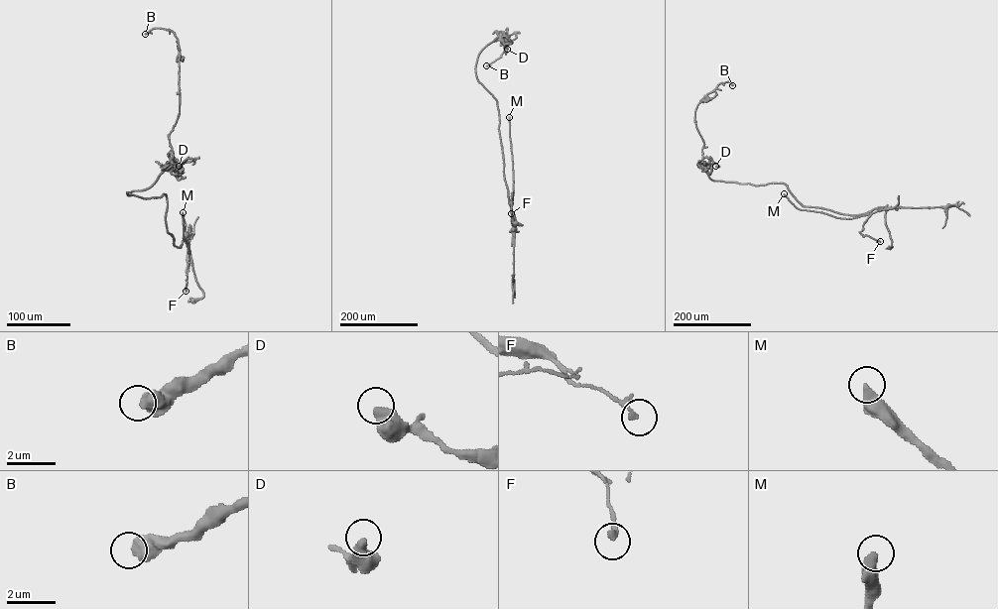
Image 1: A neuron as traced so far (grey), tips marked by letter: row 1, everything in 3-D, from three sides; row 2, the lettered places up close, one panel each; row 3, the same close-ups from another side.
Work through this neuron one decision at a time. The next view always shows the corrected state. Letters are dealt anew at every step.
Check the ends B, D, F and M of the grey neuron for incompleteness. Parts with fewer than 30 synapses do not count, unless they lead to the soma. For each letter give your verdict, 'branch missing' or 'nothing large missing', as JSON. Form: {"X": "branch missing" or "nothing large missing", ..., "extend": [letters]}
{"B": "nothing large missing", "D": "nothing large missing", "F": "nothing large missing", "M": "branch missing", "extend": ["M"]}

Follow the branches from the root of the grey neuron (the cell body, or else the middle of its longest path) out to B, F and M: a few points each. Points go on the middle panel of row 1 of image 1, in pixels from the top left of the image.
B: (515, 223), (522, 224), (512, 216), (497, 101), (475, 69), (479, 53), (507, 28), (506, 49), (486, 65)
F: (515, 223), (522, 224), (511, 216), (512, 192), (511, 213)
M: (515, 223), (522, 224), (511, 216), (513, 176), (509, 117)

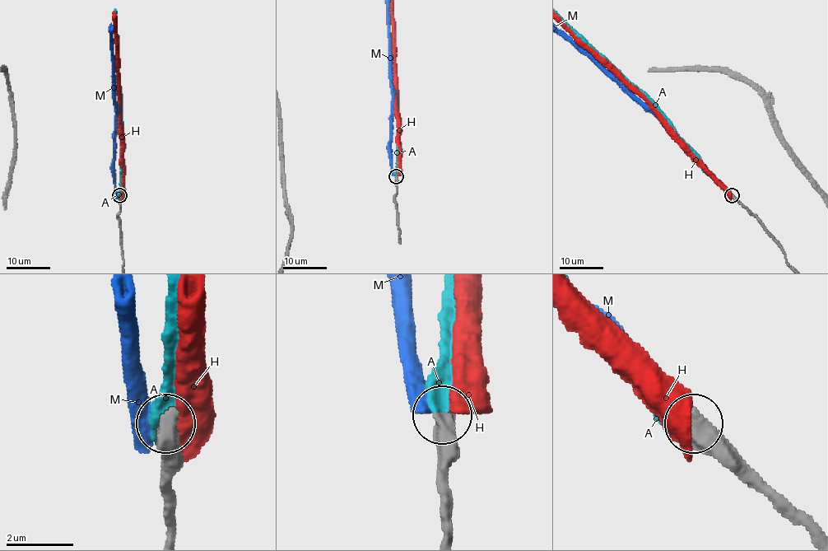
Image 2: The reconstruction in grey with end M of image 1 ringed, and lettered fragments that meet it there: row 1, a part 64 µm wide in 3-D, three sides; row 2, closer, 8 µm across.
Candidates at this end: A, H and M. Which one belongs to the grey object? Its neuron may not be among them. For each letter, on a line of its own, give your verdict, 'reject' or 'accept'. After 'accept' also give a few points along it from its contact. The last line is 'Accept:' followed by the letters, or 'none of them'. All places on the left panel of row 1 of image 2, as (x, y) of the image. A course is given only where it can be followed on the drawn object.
A: accept
H: reject
M: reject
Accept: A

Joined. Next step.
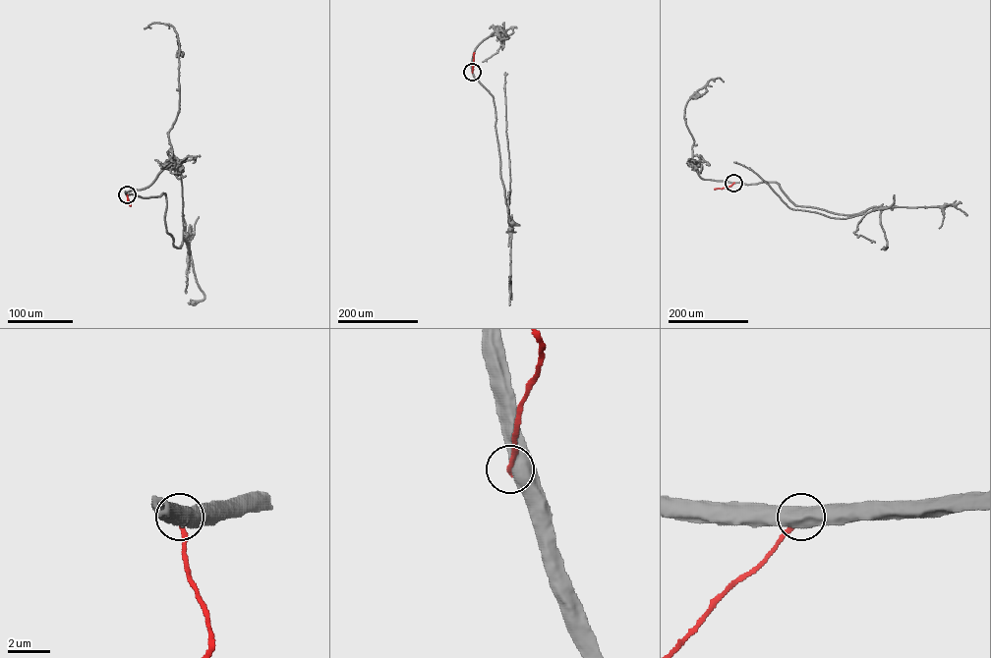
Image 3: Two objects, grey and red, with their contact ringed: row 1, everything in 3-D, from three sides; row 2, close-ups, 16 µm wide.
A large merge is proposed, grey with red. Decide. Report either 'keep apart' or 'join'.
keep apart

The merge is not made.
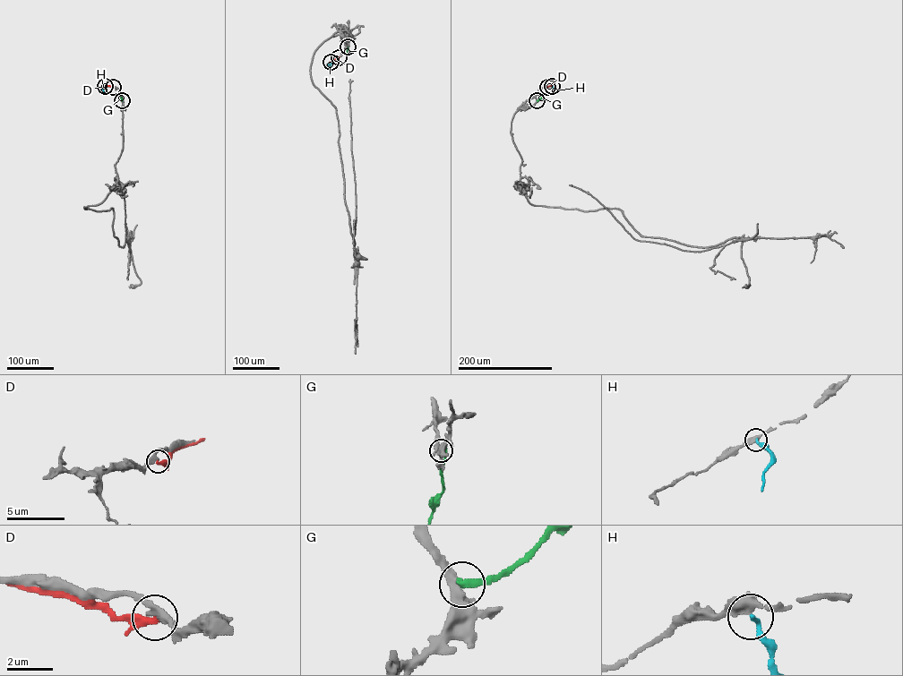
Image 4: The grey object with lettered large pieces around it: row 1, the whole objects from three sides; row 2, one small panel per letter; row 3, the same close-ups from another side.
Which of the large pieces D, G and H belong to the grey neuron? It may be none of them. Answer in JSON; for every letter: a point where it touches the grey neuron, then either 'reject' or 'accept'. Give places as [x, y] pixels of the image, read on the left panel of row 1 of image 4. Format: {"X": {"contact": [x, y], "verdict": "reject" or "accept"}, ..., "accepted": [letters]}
{"D": {"contact": [113, 87], "verdict": "reject"}, "G": {"contact": [122, 100], "verdict": "reject"}, "H": {"contact": [105, 86], "verdict": "reject"}, "accepted": []}

